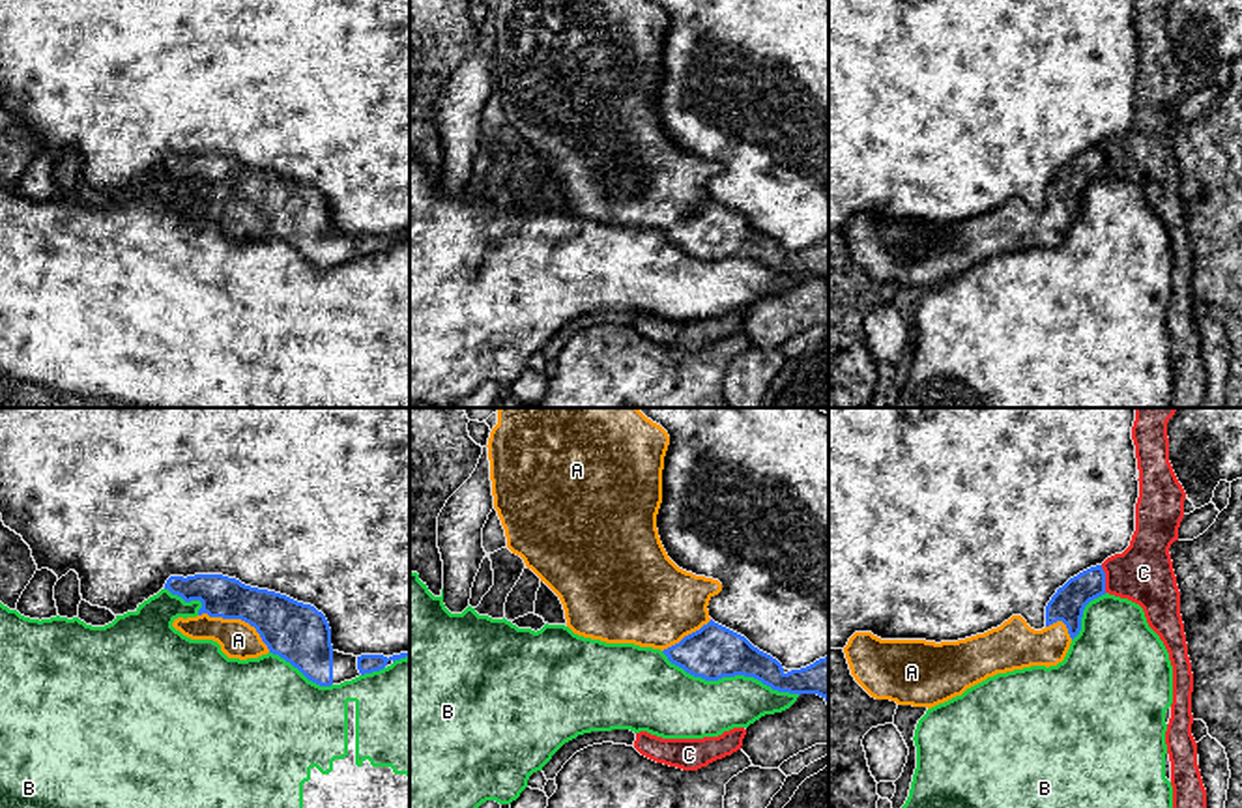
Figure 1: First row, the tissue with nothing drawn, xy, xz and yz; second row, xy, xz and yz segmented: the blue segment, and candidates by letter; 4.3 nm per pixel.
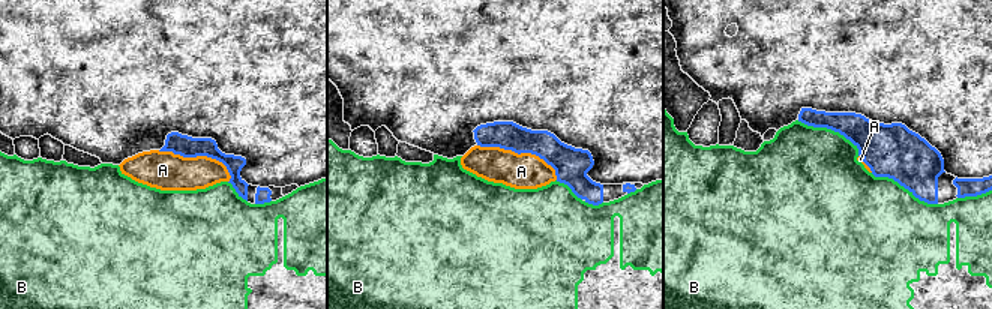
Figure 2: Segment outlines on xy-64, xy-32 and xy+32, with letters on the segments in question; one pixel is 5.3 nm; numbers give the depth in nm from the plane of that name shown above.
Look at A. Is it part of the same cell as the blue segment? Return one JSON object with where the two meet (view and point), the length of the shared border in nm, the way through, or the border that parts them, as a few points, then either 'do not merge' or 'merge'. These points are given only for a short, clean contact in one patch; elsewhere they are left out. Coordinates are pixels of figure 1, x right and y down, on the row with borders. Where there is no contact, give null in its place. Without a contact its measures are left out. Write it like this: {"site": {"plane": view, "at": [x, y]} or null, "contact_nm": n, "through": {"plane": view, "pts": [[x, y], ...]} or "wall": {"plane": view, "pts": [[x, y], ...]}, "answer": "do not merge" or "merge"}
{"site": {"plane": "xy", "at": [238, 618]}, "contact_nm": 360, "answer": "merge"}

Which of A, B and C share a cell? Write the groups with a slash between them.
A / B / C

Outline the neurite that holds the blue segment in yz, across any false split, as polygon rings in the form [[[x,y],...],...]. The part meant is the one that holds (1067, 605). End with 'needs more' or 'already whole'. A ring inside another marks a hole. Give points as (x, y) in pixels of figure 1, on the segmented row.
[[[1096,565],[1057,589],[1042,630],[1012,615],[984,634],[941,643],[855,632],[844,653],[851,675],[872,698],[932,709],[997,673],[1062,662],[1081,630],[1085,606],[1102,595],[1105,572]]] | needs more

